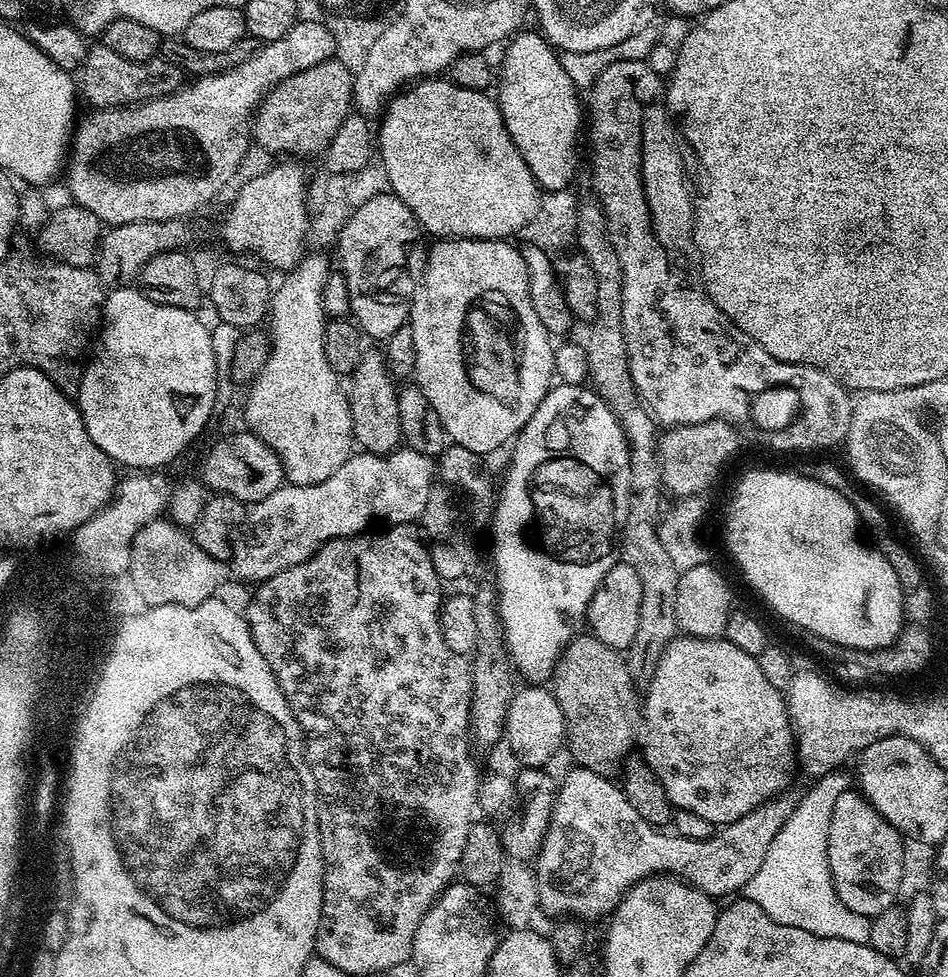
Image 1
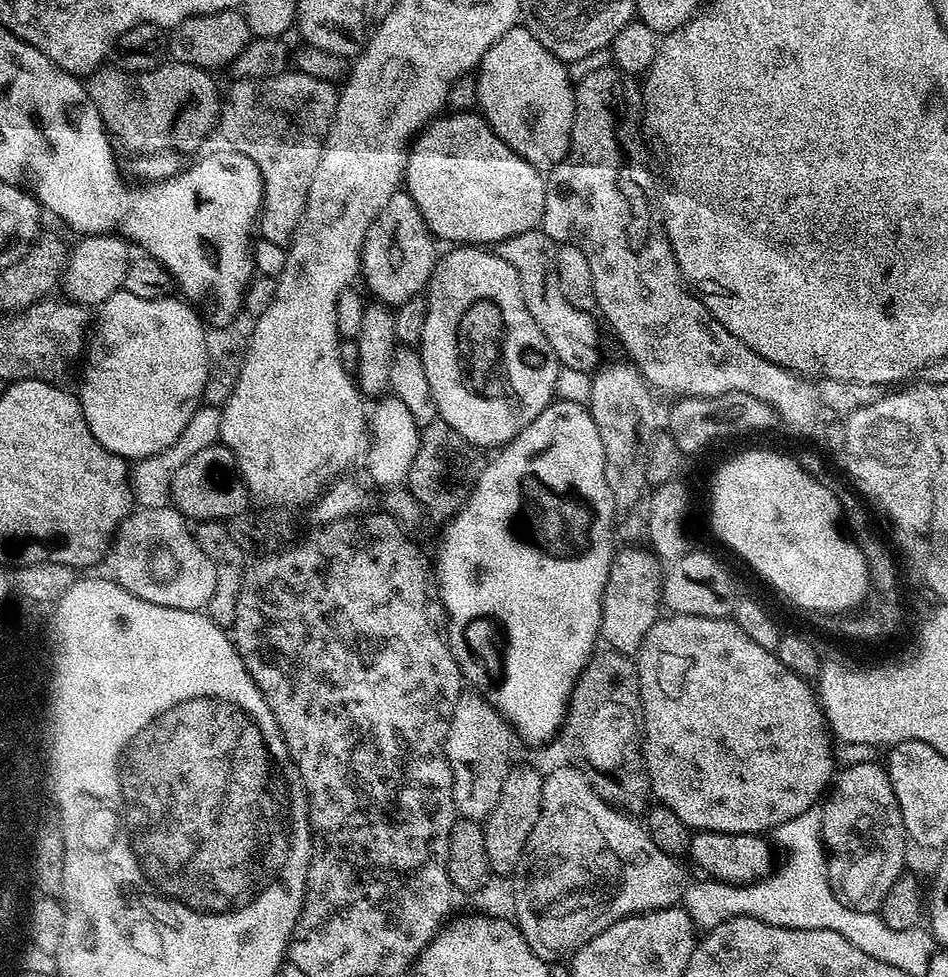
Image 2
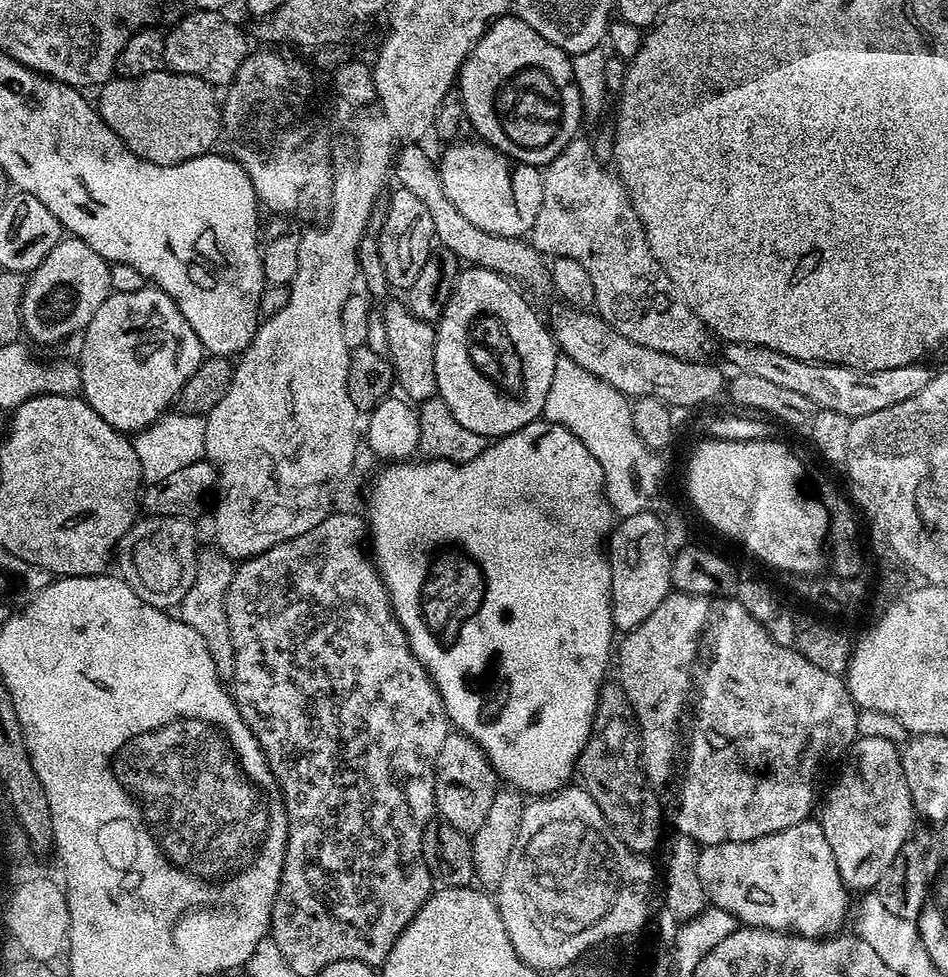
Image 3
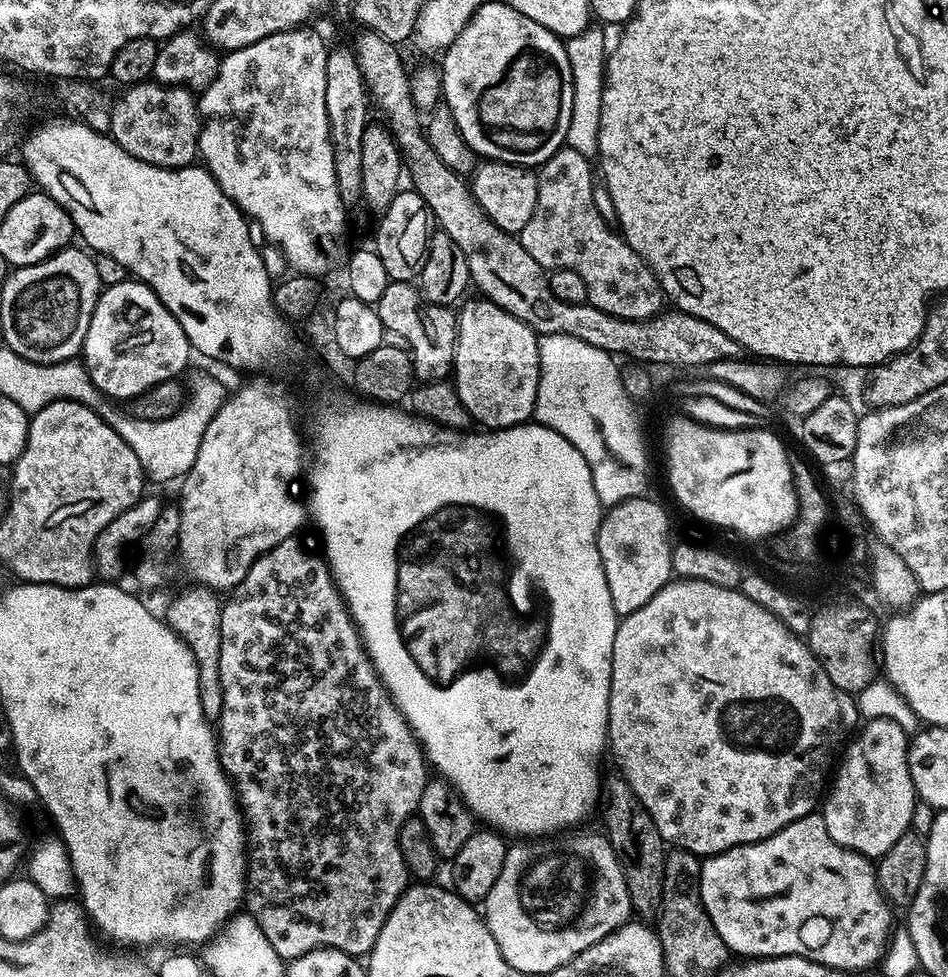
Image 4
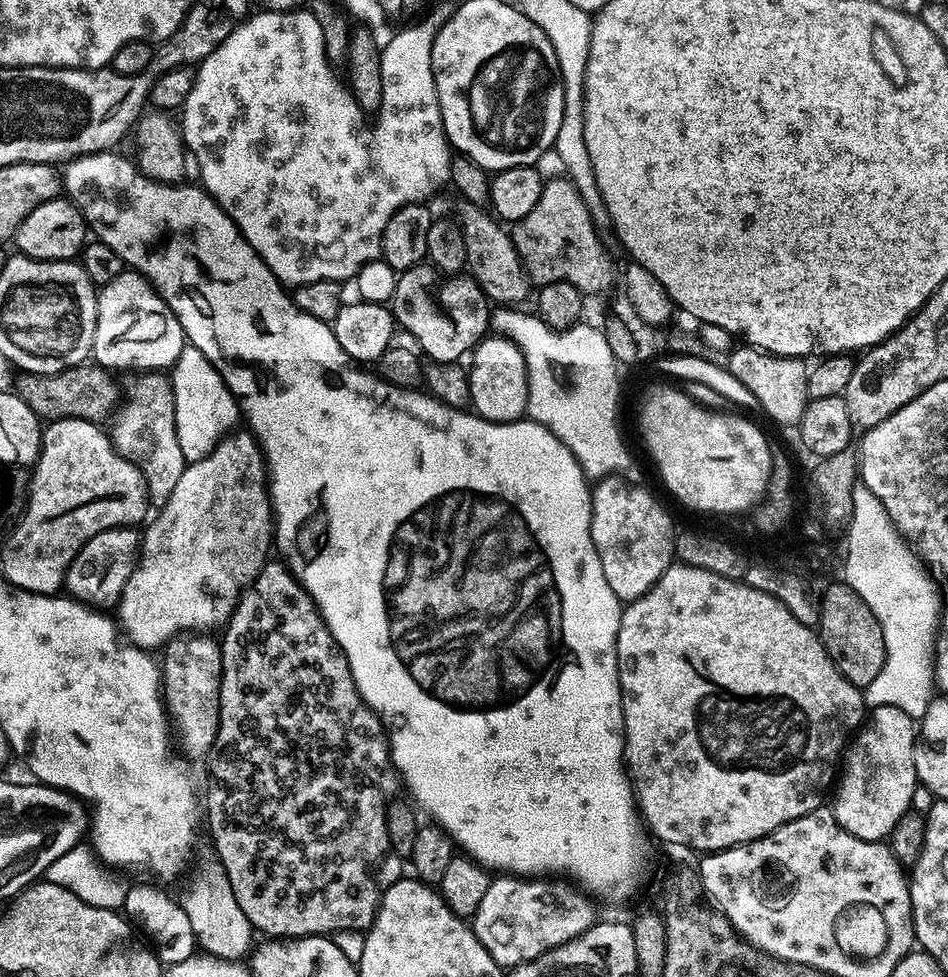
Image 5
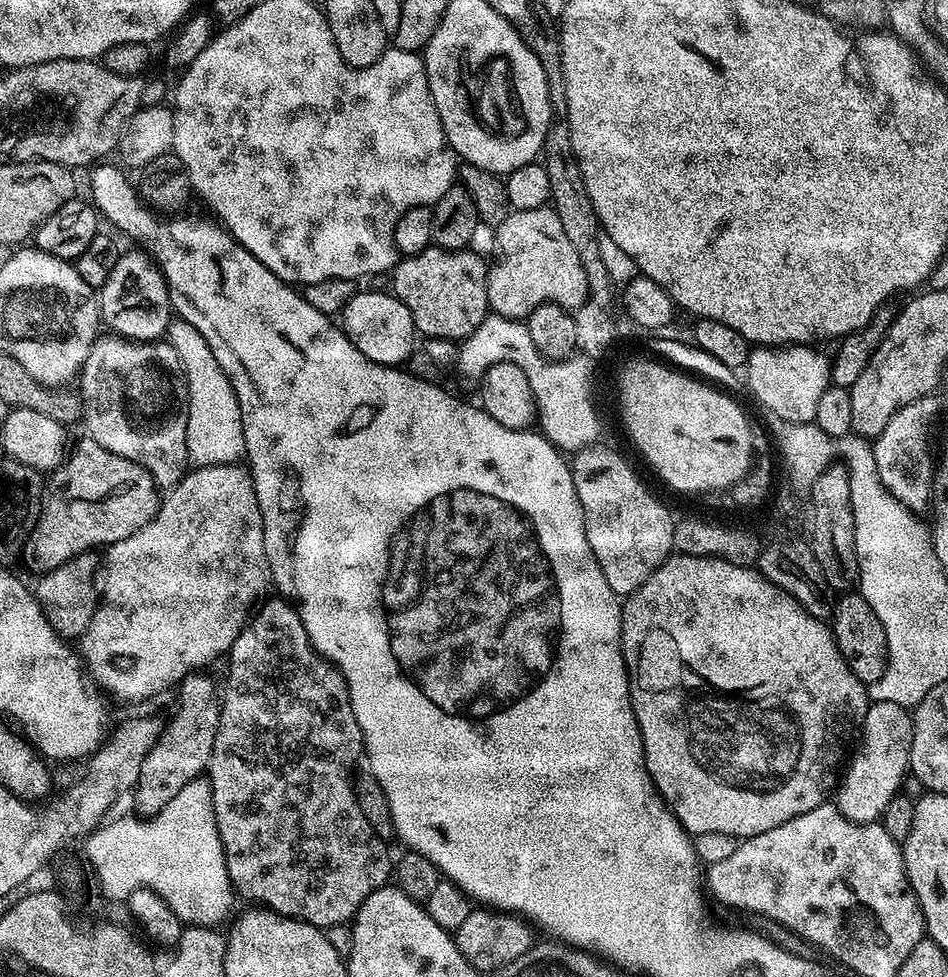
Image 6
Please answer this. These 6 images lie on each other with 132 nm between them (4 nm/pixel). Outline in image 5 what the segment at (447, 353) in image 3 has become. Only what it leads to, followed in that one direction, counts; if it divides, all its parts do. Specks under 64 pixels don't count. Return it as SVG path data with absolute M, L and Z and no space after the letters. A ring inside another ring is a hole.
M492 334L480 341L470 353L468 395L471 407L483 420L508 424L519 420L528 410L528 371L516 346L503 337Z

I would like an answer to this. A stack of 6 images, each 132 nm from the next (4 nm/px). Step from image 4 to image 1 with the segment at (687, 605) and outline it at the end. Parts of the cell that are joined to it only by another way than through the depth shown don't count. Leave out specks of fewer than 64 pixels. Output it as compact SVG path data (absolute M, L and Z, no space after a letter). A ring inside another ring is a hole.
M677 635L676 639L668 643L666 649L656 663L656 669L650 674L652 682L648 686L647 692L642 698L642 755L654 774L658 776L658 781L665 787L673 809L681 808L690 810L690 814L698 814L701 818L706 818L713 826L723 826L733 824L738 818L750 814L758 806L762 806L767 800L772 800L775 796L787 793L788 783L792 780L792 775L798 772L798 757L796 754L796 733L792 731L792 720L788 716L788 701L785 693L781 689L770 686L770 681L766 679L766 674L762 674L762 666L759 659L746 650L738 650L734 642L717 638L707 640L697 636Z

